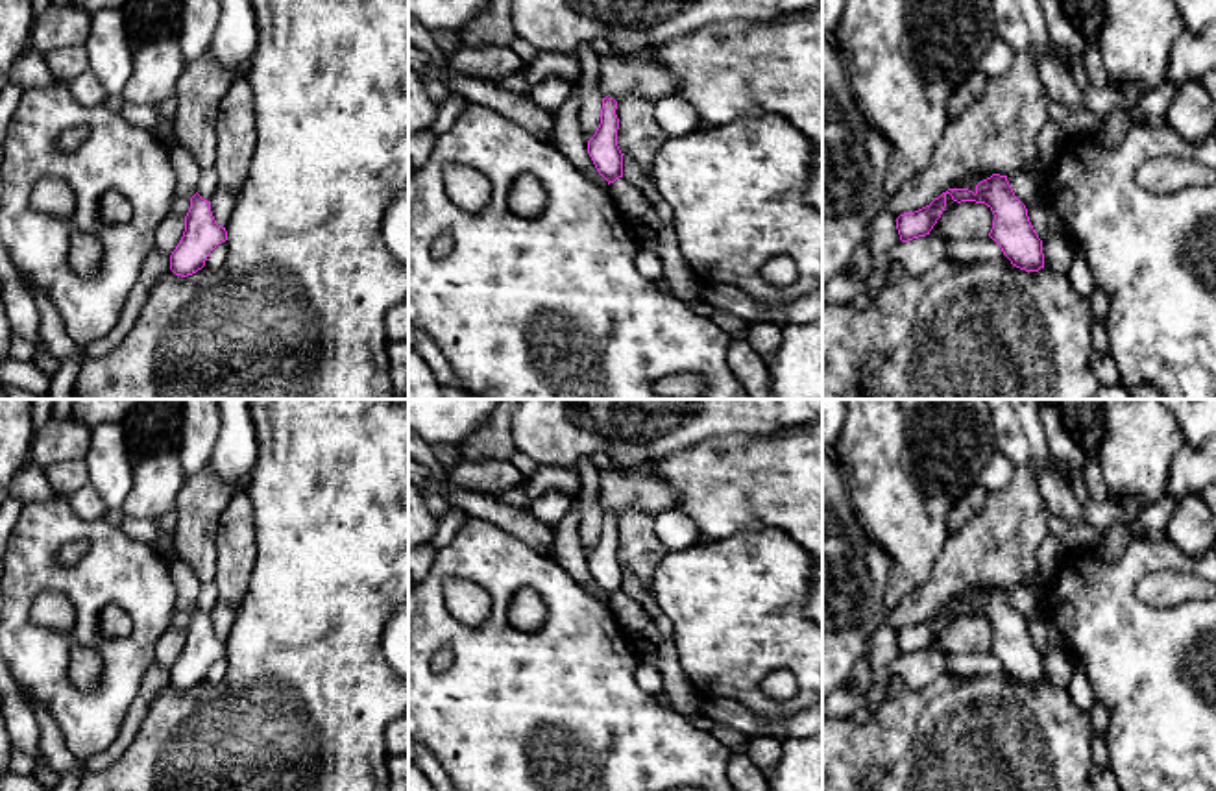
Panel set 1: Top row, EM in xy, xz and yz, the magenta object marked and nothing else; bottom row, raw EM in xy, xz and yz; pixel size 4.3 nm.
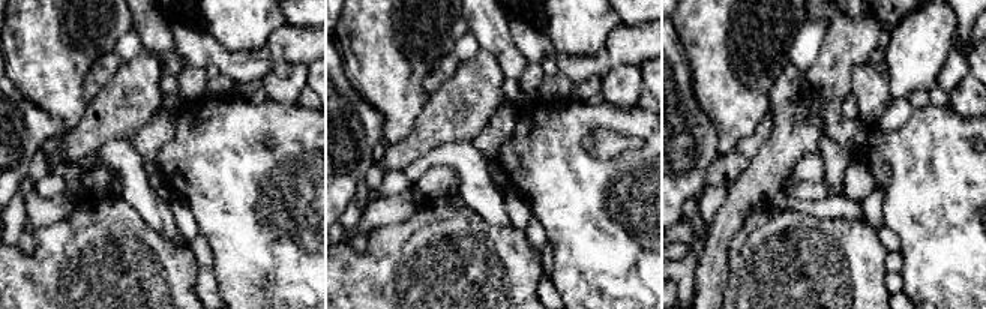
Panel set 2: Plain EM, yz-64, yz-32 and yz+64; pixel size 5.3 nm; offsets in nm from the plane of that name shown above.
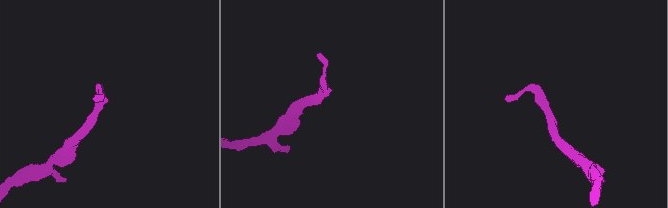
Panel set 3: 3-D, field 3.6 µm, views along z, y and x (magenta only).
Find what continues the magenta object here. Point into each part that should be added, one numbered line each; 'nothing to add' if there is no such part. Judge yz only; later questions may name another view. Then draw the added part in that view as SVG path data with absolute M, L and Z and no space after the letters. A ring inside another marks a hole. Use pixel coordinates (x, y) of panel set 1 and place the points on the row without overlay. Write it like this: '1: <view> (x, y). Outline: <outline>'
nothing to add

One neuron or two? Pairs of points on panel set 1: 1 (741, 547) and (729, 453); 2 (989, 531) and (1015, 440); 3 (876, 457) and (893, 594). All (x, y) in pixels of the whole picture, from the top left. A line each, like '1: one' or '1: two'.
1: two
2: two
3: one

